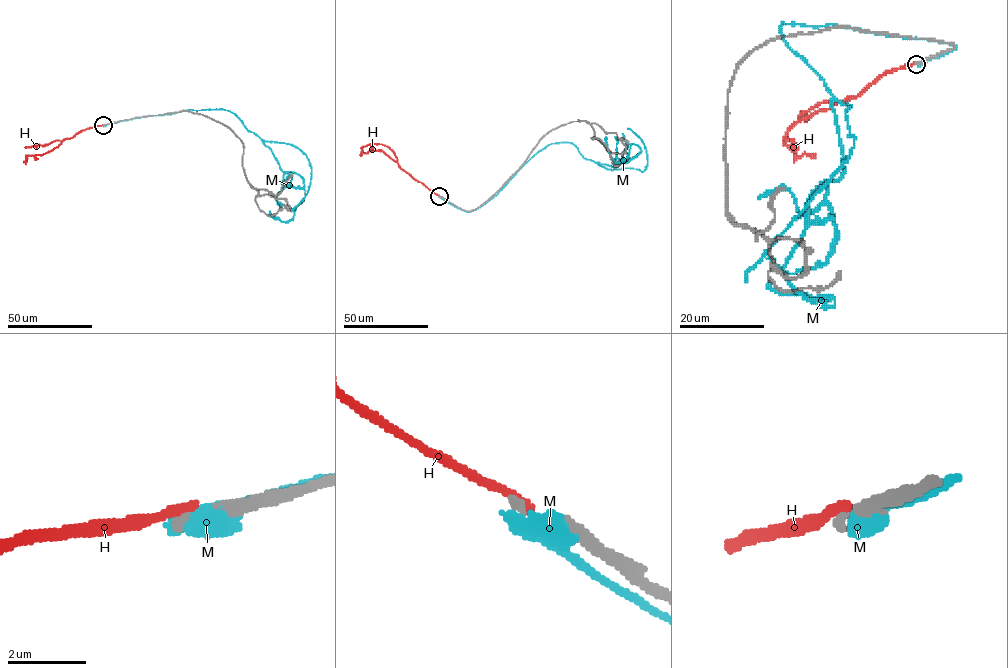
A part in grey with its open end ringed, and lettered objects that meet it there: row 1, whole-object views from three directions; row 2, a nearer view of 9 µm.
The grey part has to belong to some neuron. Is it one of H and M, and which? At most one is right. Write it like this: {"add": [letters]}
{"add": []}

